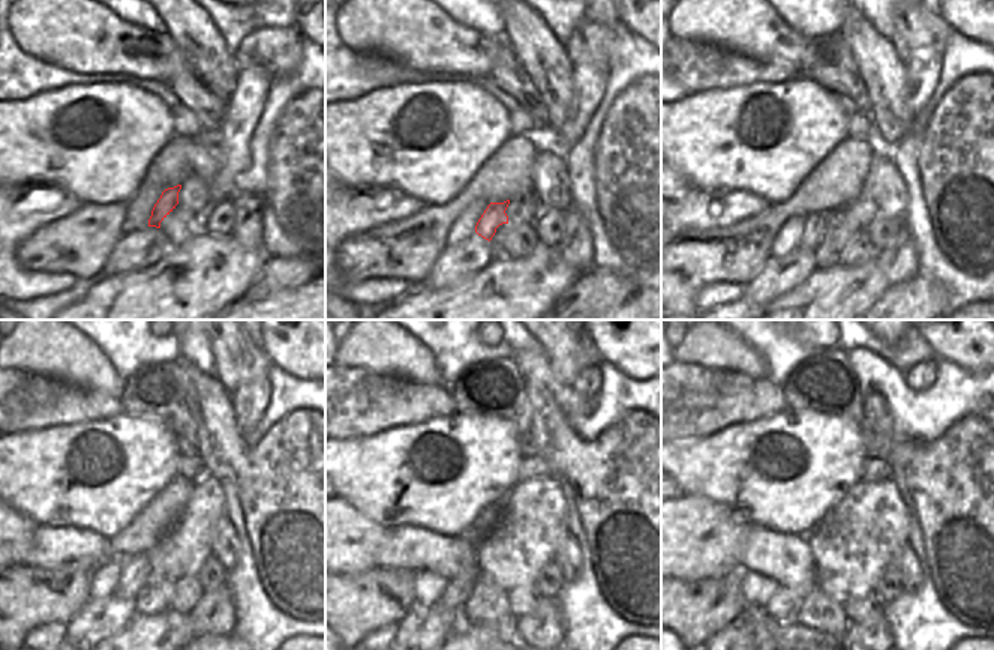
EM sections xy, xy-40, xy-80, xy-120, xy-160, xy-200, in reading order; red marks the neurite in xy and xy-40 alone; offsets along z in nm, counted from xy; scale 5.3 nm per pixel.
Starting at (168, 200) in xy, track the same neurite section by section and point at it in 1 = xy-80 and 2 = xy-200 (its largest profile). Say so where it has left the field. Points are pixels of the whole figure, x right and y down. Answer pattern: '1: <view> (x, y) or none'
1: xy-80 (814, 228)
2: xy-200 (781, 607)

